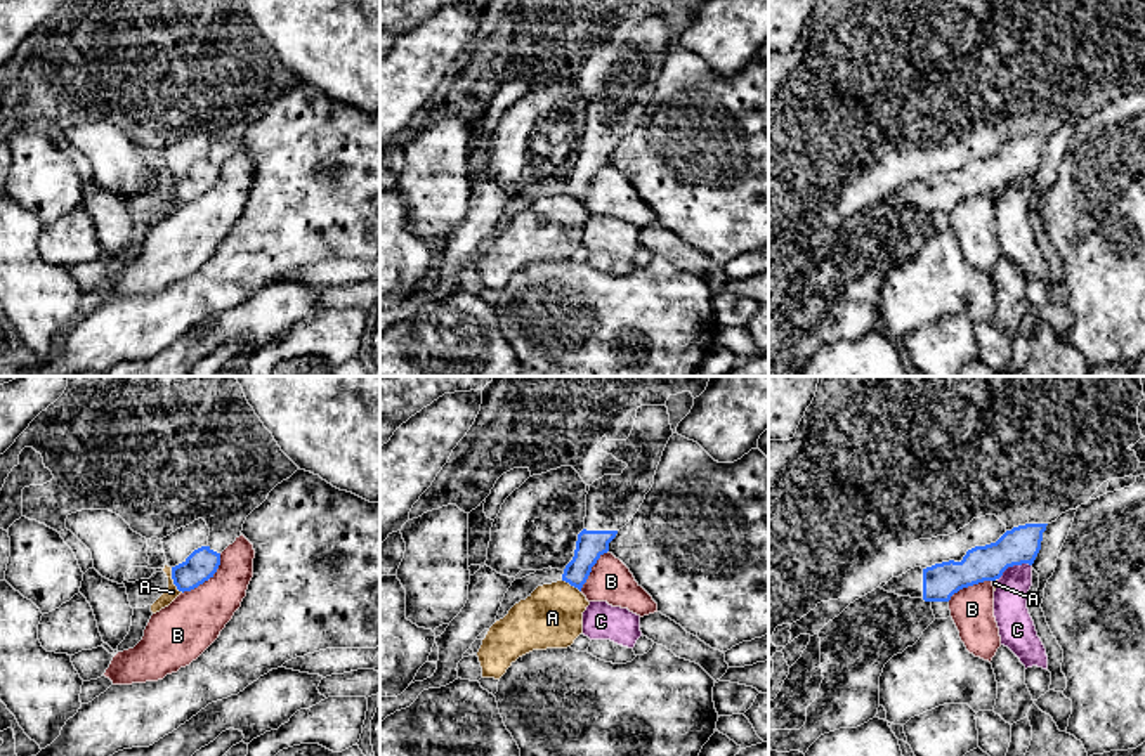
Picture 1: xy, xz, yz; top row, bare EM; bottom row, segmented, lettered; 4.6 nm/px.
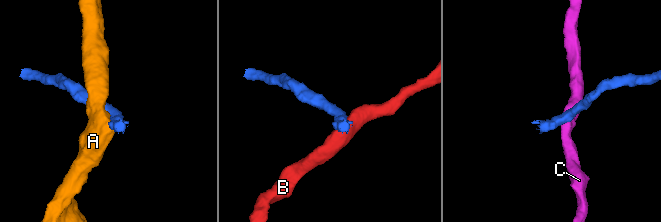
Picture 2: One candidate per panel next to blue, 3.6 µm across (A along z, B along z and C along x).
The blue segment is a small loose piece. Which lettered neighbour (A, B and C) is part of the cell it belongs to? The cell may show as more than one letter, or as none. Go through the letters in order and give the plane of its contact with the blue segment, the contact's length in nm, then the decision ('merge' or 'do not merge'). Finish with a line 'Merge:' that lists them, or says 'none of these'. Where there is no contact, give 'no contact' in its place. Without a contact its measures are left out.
A: contact in xy; length 130 nm; do not merge
B: contact in xy; length 260 nm; do not merge
C: contact in yz; length 180 nm; do not merge
Merge: none of these

